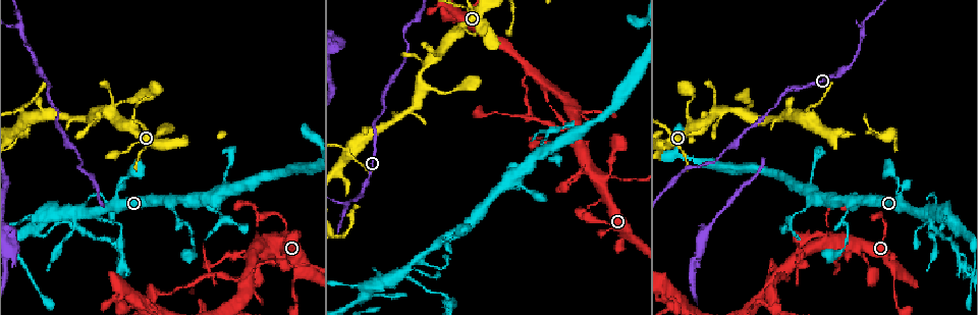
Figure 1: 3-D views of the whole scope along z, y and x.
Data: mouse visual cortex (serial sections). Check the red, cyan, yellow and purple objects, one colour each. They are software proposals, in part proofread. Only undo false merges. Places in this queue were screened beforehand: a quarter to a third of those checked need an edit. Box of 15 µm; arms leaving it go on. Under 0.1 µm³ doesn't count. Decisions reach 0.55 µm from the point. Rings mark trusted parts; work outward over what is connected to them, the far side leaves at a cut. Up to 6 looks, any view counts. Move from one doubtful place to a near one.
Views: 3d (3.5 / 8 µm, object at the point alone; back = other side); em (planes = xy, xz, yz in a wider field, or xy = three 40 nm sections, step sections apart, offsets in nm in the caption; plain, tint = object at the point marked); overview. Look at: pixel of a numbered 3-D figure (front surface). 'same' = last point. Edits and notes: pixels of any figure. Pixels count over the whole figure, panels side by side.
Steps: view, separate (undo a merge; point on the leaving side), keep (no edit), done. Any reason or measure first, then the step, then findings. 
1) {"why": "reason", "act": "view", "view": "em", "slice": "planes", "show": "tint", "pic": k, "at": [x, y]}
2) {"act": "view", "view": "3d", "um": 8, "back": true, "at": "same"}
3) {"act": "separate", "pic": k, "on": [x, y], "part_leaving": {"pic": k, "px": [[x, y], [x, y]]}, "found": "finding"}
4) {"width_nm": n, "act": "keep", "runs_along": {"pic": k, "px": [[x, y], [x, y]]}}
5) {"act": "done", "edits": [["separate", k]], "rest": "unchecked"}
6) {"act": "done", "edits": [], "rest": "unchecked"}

{"why": "two arms in line, one across", "act": "view", "view": "3d", "um": 3.5, "pic": 1, "at": [251, 271]}

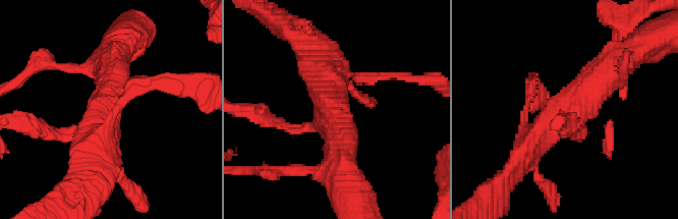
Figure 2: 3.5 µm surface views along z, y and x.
{"arms": 3, "arm_widths_nm": [150, 450, 500], "act": "keep", "runs_along": {"pic": 2, "px": [[618, 63], [553, 119], [521, 160]]}, "found": "one cell here"}

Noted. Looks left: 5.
{"why": "thick turns thin", "act": "view", "view": "3d", "um": 8, "pic": 1, "at": [176, 215]}

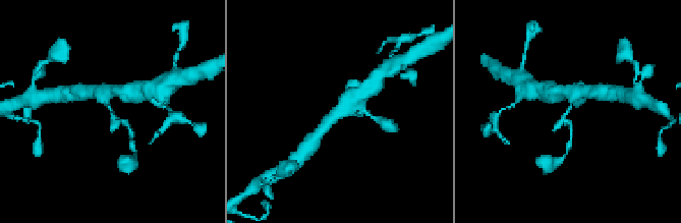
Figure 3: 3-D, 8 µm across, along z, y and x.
{"why": "need the tissue", "act": "view", "view": "em", "slice": "xy", "step": 5, "show": "tint", "pic": 3, "at": [110, 112]}

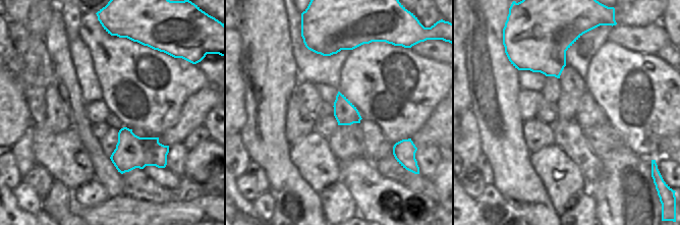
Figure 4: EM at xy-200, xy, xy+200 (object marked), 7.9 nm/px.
{"act": "keep", "runs_along": {"pic": 3, "px": [[98, 92], [114, 120], [126, 124]]}, "found": "one cell here"}

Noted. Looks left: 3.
{"why": "calibre changes", "act": "view", "view": "3d", "um": 3.5, "pic": 1, "at": [22, 114]}

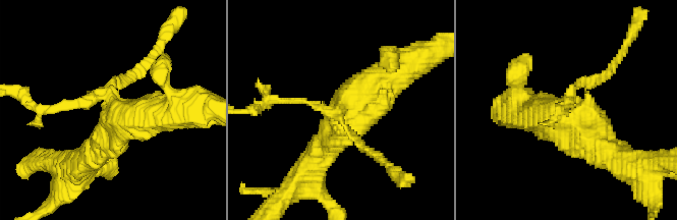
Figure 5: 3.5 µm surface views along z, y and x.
{"act": "view", "view": "em", "slice": "xy", "step": 3, "show": "tint", "pic": 5, "at": [342, 106]}

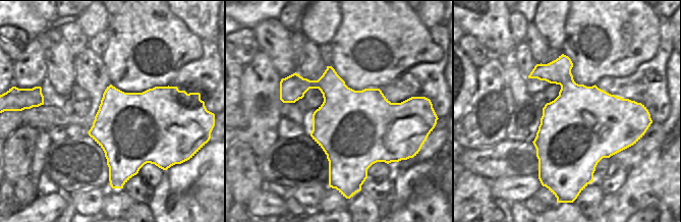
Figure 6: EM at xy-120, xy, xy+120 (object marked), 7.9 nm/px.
{"act": "view", "view": "em", "slice": "planes", "show": "tint", "at": "same"}

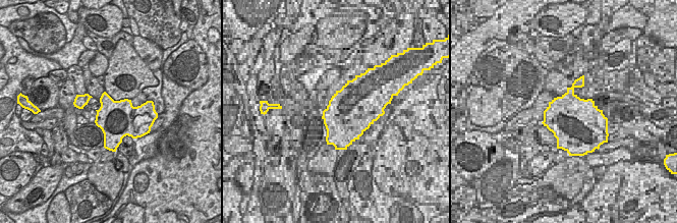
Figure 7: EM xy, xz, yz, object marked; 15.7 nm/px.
{"act": "separate", "pic": 5, "on": [69, 103], "part_leaving": {"pic": 5, "px": [[111, 93], [164, 39]]}, "found": "a second cell is stuck on"}

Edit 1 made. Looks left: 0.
{"act": "done", "edits": [["separate", 5]], "rest": "unchecked"}

